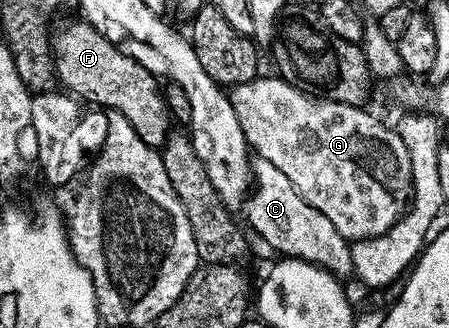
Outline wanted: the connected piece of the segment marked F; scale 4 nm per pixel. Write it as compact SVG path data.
M77 19L77 21L64 21L60 29L53 28L50 33L52 42L52 63L55 76L61 81L63 88L71 96L79 99L81 102L93 101L96 105L105 105L105 110L117 113L126 118L126 123L138 131L138 139L146 143L151 149L159 150L163 146L170 132L170 114L168 105L164 101L164 91L161 82L153 73L146 71L142 63L130 59L106 35L102 35L95 29L89 21Z

